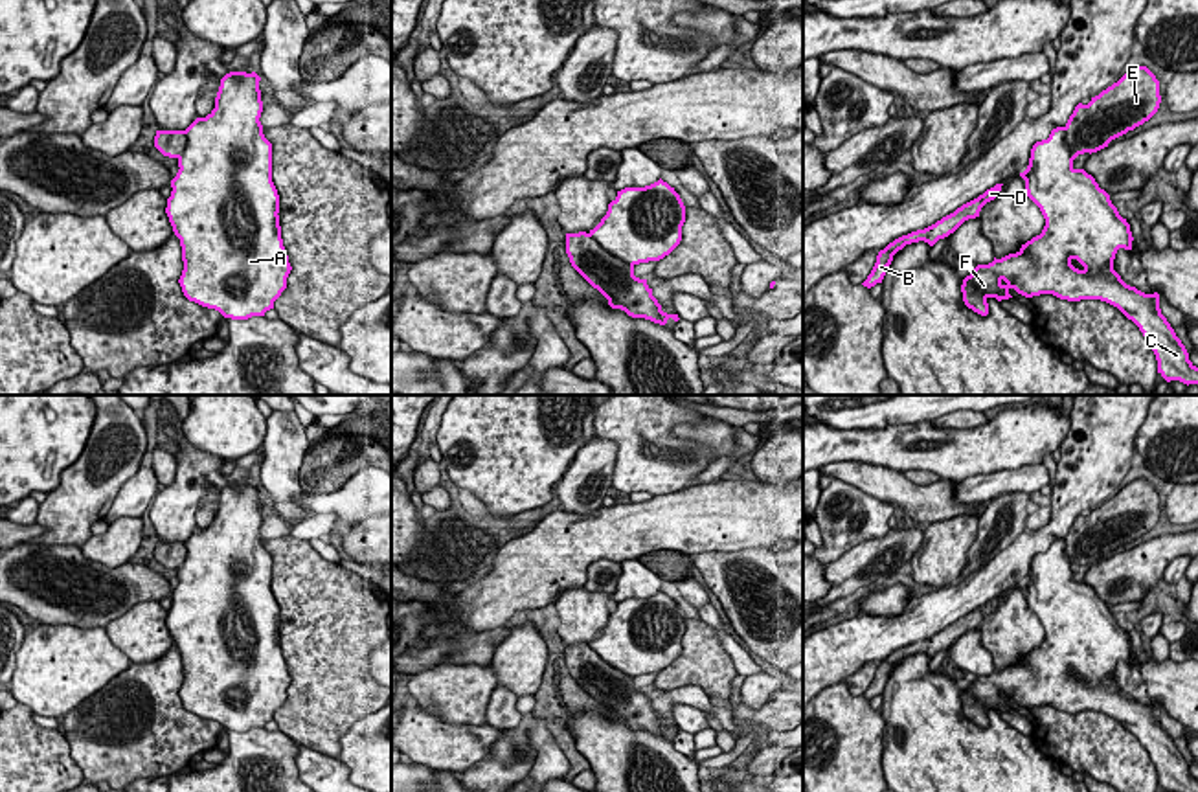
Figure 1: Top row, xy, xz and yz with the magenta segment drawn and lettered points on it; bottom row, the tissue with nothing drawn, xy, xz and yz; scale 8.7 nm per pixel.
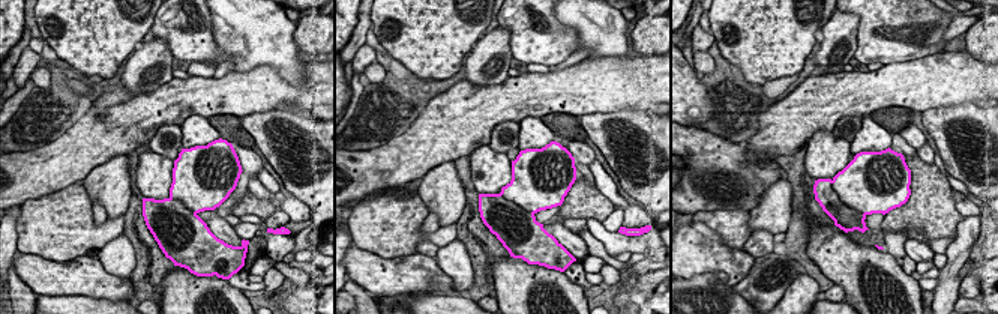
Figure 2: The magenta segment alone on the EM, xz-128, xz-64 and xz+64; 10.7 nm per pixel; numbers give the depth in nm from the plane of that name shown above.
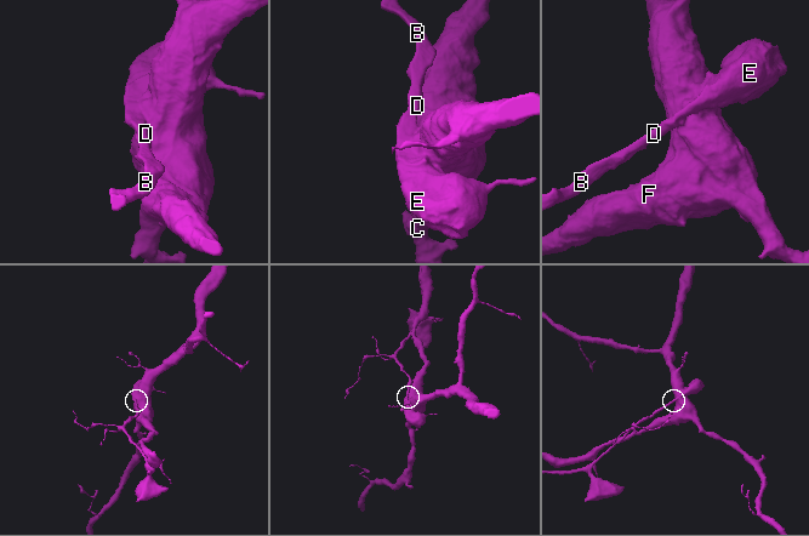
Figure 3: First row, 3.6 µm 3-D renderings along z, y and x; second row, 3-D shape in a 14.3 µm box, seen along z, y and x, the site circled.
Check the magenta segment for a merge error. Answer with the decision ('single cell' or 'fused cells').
fused cells

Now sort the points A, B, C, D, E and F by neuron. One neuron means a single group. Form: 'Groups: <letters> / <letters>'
Groups: A C F / B D E

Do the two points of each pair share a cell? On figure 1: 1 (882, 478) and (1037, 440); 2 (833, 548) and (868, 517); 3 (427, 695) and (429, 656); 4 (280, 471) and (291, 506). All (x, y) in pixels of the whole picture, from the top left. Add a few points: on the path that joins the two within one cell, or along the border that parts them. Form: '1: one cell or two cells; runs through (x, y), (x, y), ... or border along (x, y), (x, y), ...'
1: two cells; border along (860, 462), (893, 467), (903, 473)
2: one cell; runs through (838, 539), (858, 519)
3: two cells; border along (471, 664), (438, 664), (410, 677)
4: one cell; runs through (282, 480), (285, 497)

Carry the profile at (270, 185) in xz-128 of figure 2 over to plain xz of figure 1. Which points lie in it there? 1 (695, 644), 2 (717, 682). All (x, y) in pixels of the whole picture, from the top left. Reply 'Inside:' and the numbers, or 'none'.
Inside: none

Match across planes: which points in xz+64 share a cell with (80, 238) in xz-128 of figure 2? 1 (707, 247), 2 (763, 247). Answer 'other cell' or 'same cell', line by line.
1: other cell
2: other cell

